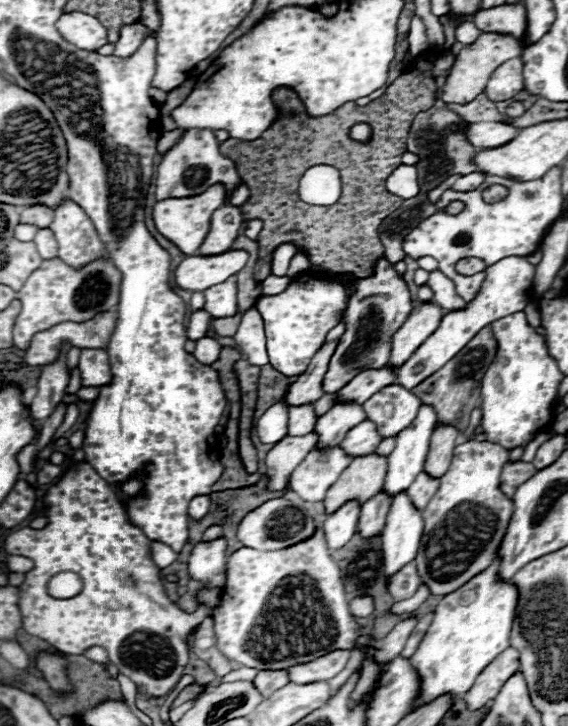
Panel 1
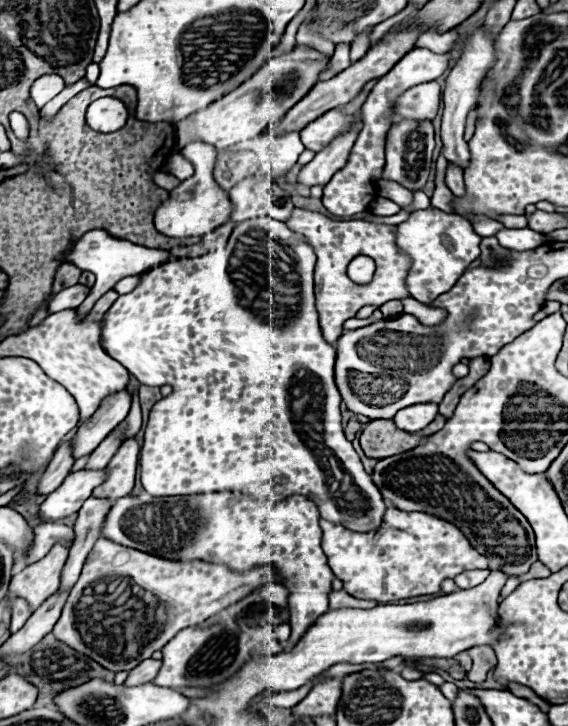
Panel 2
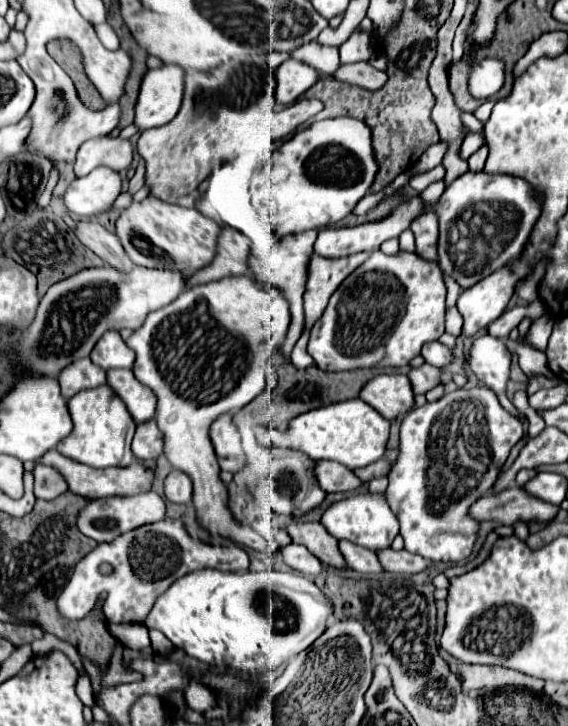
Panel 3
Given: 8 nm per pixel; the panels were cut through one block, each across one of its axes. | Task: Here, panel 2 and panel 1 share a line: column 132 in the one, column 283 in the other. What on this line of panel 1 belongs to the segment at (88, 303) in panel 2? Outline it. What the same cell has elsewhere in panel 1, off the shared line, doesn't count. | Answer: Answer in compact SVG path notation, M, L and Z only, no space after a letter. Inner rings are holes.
M282 244L274 250L272 256L272 274L276 276L286 276L288 274L288 266L290 266L290 258L294 256L296 248L294 244Z

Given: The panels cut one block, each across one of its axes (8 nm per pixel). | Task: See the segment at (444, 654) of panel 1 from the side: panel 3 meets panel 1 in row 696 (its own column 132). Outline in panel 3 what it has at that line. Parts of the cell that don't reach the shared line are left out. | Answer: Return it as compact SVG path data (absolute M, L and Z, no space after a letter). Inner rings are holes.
M98 386L94 390L82 390L82 394L74 394L74 398L68 402L68 410L74 428L56 446L60 454L92 468L128 466L134 462L130 442L136 430L136 422L132 420L126 404L118 398L118 394L114 394L114 390L110 390L110 386Z

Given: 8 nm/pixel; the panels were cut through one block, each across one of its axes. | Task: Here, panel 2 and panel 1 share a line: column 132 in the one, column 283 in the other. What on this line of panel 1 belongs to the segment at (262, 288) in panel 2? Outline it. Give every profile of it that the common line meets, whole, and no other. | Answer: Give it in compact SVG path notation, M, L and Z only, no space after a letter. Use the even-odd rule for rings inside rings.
M312 272L302 274L302 278L294 278L288 284L288 288L280 294L261 295L255 307L264 321L266 352L272 368L284 374L286 378L304 374L312 356L324 344L326 334L340 322L346 306L348 306L348 286Z

